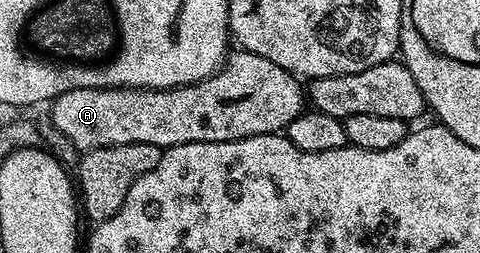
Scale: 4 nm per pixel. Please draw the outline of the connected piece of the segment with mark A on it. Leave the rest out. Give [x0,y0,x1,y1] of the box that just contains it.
[49,48,308,152]

